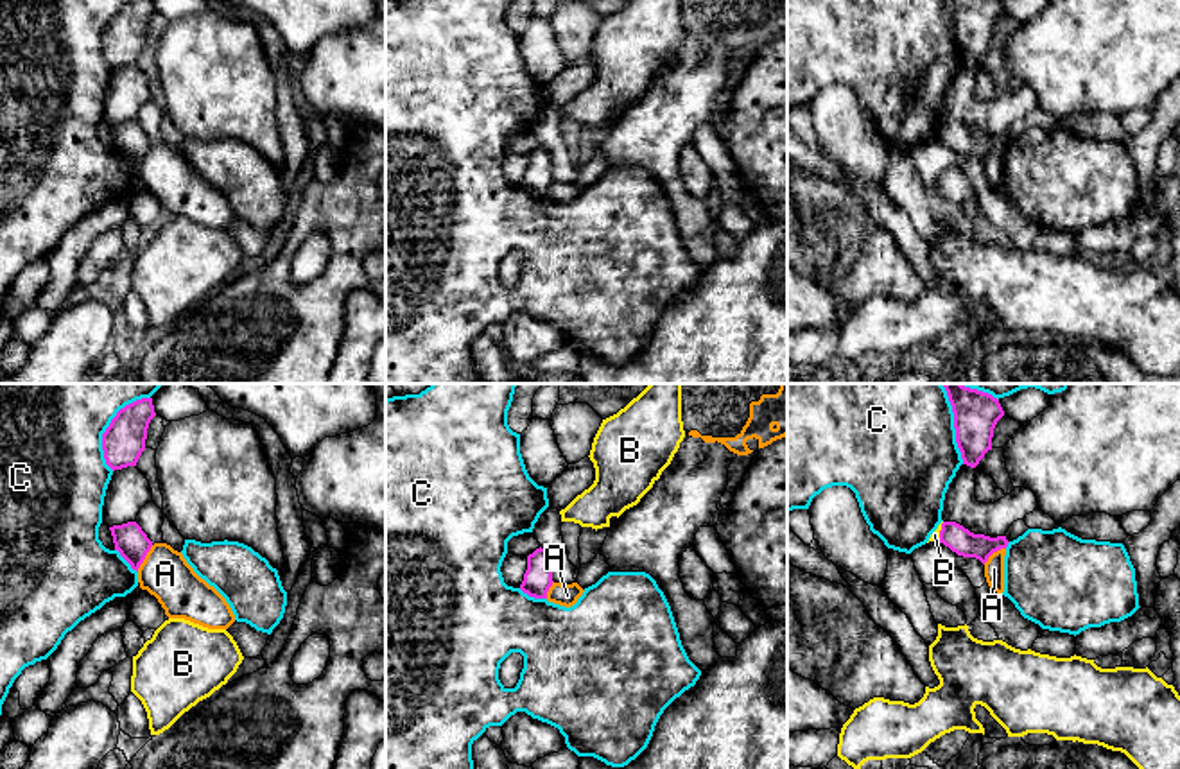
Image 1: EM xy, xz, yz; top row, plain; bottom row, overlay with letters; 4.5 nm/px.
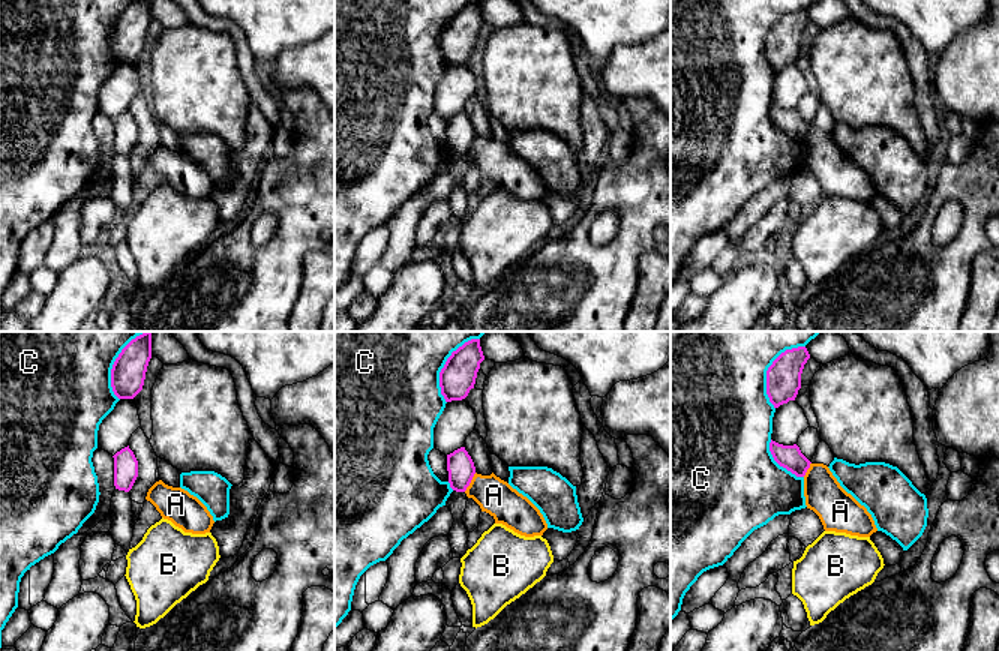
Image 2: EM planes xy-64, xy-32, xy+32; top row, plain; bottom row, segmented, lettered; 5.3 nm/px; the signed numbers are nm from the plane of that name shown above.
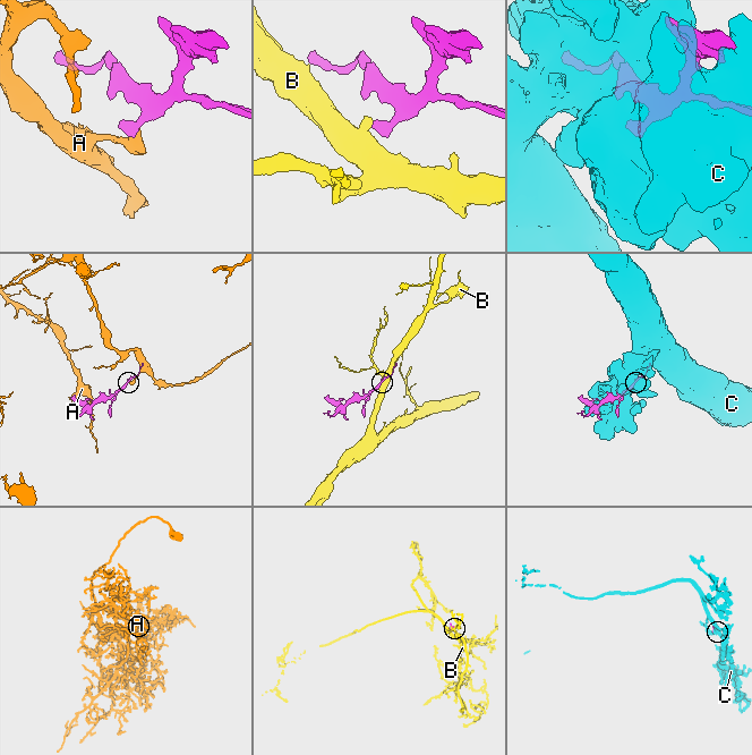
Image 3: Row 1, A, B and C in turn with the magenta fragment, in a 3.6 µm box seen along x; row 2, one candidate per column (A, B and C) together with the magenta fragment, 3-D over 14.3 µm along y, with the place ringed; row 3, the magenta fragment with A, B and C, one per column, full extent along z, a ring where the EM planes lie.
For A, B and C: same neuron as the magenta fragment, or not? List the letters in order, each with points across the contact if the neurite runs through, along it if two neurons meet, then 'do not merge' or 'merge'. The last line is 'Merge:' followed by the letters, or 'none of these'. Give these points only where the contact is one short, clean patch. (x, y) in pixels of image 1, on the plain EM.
A: along xy (153, 144), (137, 169) | do not merge
B: along yz (944, 120), (937, 138) | do not merge
C: do not merge
Merge: none of these

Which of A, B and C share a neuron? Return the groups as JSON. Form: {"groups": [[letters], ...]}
{"groups": [["A"], ["B"], ["C"]]}

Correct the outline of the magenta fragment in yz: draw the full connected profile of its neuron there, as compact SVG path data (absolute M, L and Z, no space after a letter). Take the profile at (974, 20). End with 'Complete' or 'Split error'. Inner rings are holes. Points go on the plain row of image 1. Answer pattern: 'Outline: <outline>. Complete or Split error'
Outline: M950 0L950 4L963 63L976 66L992 48L993 27L1004 9L999 0Z. Complete

